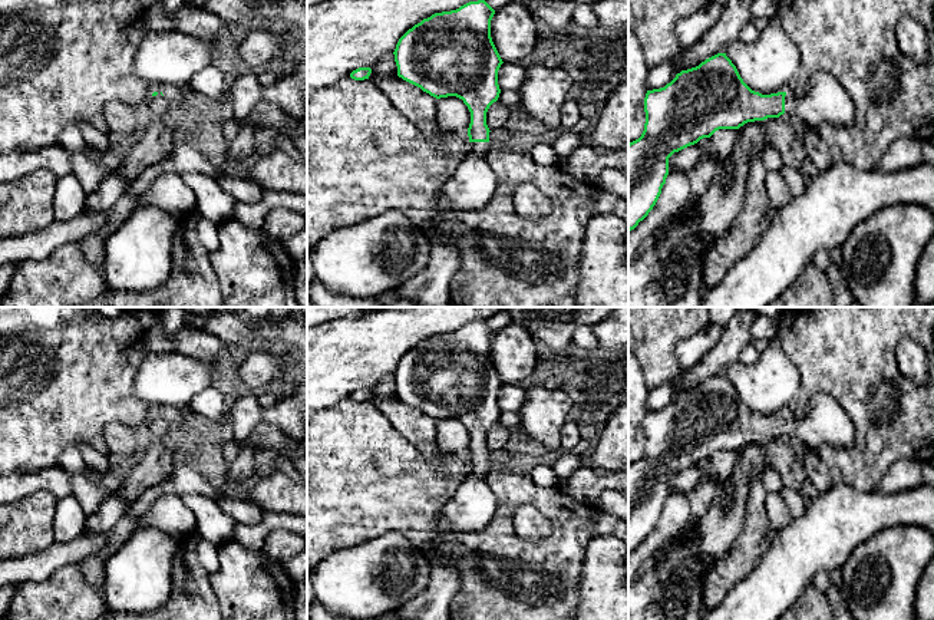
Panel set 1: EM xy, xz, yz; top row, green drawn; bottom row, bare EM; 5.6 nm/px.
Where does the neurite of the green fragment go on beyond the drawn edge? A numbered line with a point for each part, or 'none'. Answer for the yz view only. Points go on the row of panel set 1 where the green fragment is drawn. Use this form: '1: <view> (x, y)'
1: yz (825, 101)

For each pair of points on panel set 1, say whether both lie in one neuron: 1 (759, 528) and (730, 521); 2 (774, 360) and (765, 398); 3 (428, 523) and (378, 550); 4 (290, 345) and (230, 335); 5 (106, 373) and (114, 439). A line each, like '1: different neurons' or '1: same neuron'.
1: different neurons
2: same neuron
3: different neurons
4: same neuron
5: different neurons

